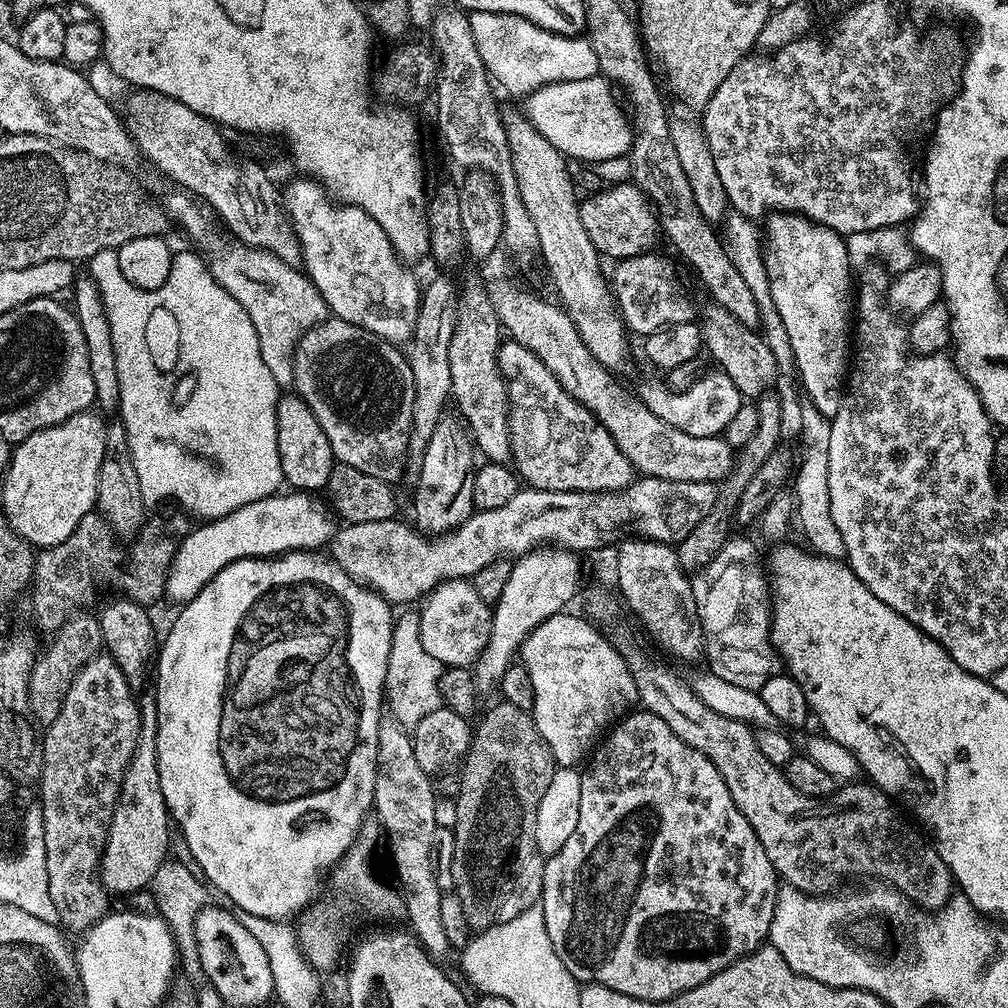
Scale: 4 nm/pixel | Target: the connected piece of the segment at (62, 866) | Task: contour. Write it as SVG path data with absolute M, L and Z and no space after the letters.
M107 654L95 656L76 676L62 702L62 710L58 710L58 718L47 725L45 732L48 733L42 736L44 749L38 781L38 807L44 815L46 874L50 882L50 898L60 915L60 924L65 929L73 928L79 934L87 933L92 925L110 912L110 892L100 880L100 860L104 857L108 827L112 824L112 815L120 798L120 787L140 737L142 708L139 703L136 705L132 696L135 696L133 688L126 682L122 670L118 670L112 657Z

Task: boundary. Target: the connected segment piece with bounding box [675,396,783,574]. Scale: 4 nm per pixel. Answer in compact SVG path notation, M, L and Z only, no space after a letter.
M774 396L761 397L757 408L759 410L757 433L750 438L749 442L746 442L746 446L737 451L730 474L724 477L717 487L714 506L710 514L706 514L706 518L702 518L702 522L698 522L698 526L694 526L694 530L690 530L690 534L686 534L686 538L682 538L680 543L675 545L676 557L685 573L699 572L716 557L718 550L722 550L722 546L730 538L728 527L733 527L736 508L741 502L746 487L750 484L750 479L761 469L762 463L768 459L770 454L777 451L779 447L778 442L783 437L779 399Z

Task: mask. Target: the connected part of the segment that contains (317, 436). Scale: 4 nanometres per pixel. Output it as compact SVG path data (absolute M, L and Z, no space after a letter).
M299 394L281 395L276 402L276 433L278 434L278 454L284 480L293 489L315 493L315 488L324 490L334 465L332 447L318 422L314 410L306 406Z

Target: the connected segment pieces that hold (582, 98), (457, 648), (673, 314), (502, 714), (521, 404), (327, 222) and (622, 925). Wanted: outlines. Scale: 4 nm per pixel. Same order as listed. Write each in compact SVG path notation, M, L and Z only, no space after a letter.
M600 74L574 82L548 84L527 97L526 114L538 132L565 157L586 160L589 164L613 160L631 151L635 133L627 111L622 110L612 88L613 83Z
M464 578L446 580L428 593L423 604L424 608L419 609L420 633L426 654L438 658L440 664L449 668L475 665L488 645L492 630L492 608L478 598L478 590L474 590L471 582Z
M650 251L641 256L631 256L615 265L612 276L610 272L614 304L623 319L624 327L629 333L637 332L640 338L667 328L670 324L693 323L698 316L692 292L683 274L676 269L677 261L671 255L656 255L655 251Z
M497 702L482 716L479 717L480 725L475 725L472 745L468 747L459 769L460 793L456 796L454 862L450 877L450 883L456 887L453 888L454 895L458 902L462 902L467 927L473 933L485 932L488 927L497 923L498 906L502 906L502 898L512 888L517 862L530 858L530 854L536 851L534 822L538 802L542 802L542 794L546 794L546 786L550 786L550 778L554 778L558 767L550 750L544 745L543 738L538 734L531 712L523 712L518 710L518 706Z
M501 343L496 366L508 389L510 460L527 487L555 492L615 492L632 483L632 463L618 450L606 426L599 424L526 346Z
M296 179L300 180L294 181L288 189L283 189L282 204L296 230L296 236L300 239L303 269L328 303L329 313L335 319L362 326L384 340L411 341L420 309L422 288L421 285L416 285L415 278L404 269L407 267L388 241L386 230L382 230L382 226L378 226L378 222L374 222L374 218L370 218L366 210L333 202L315 180Z
M632 710L603 737L587 764L588 769L580 772L582 803L578 806L578 826L574 826L574 834L570 834L562 850L544 861L542 907L546 934L550 934L554 954L562 958L562 966L570 970L573 978L581 985L601 984L630 998L669 1000L694 986L702 986L702 982L714 978L714 974L726 970L726 966L741 956L748 956L761 947L768 940L770 922L774 918L778 877L770 858L766 858L766 850L762 850L762 842L758 842L758 834L754 834L750 822L746 822L738 806L734 806L734 798L730 798L730 790L726 790L726 782L722 782L722 774L718 774L714 762L686 746L662 718L643 710Z

